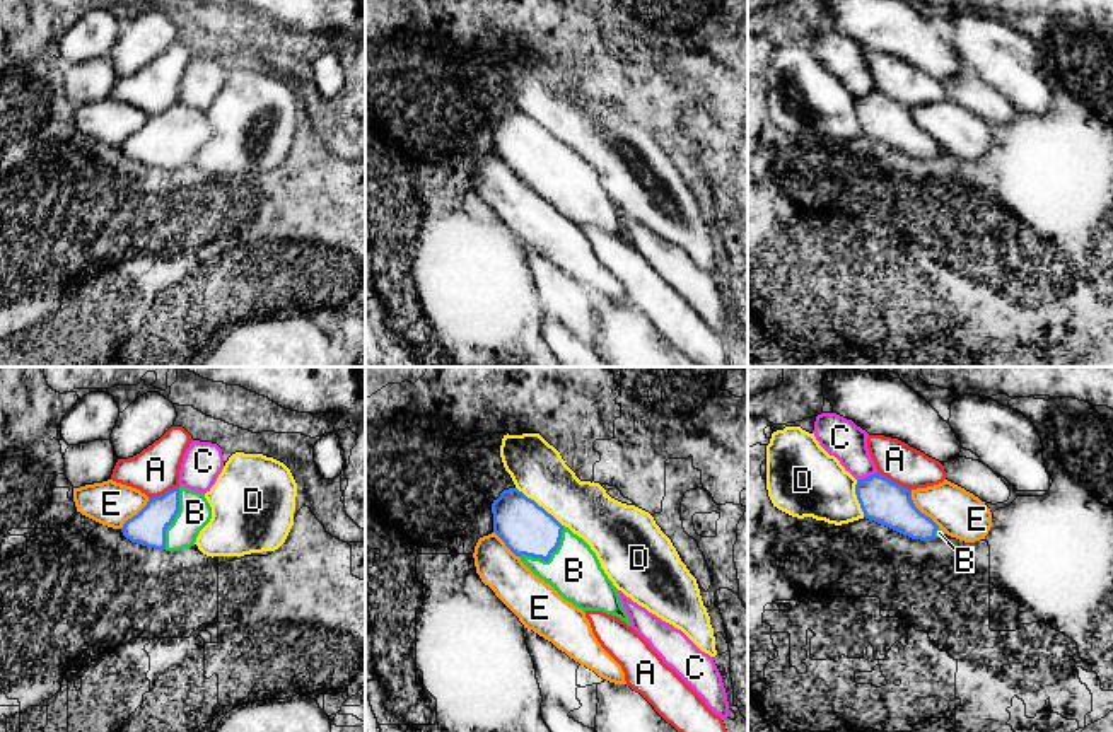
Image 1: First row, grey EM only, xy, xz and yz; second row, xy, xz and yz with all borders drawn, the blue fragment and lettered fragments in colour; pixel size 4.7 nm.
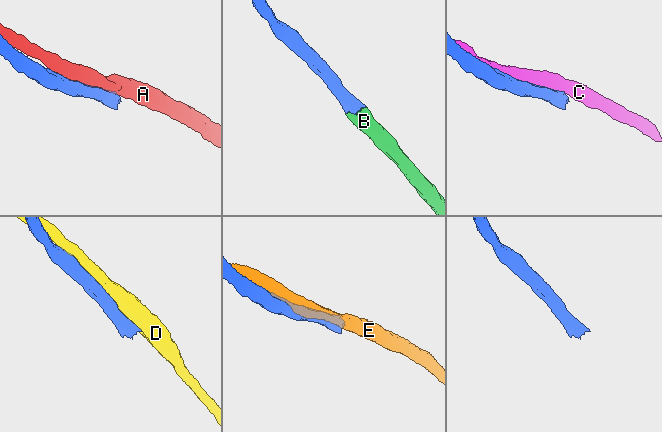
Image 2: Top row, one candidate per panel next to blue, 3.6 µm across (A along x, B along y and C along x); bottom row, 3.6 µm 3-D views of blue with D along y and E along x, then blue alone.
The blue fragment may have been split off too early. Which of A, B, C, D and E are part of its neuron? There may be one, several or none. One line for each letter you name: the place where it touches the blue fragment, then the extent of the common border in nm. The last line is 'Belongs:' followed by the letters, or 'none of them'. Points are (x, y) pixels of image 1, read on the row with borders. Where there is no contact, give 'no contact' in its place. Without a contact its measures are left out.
B: xz (550, 555) | 260 nm
Belongs: B

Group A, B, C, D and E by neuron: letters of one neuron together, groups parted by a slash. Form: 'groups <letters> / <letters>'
groups A / B / C / D / E

